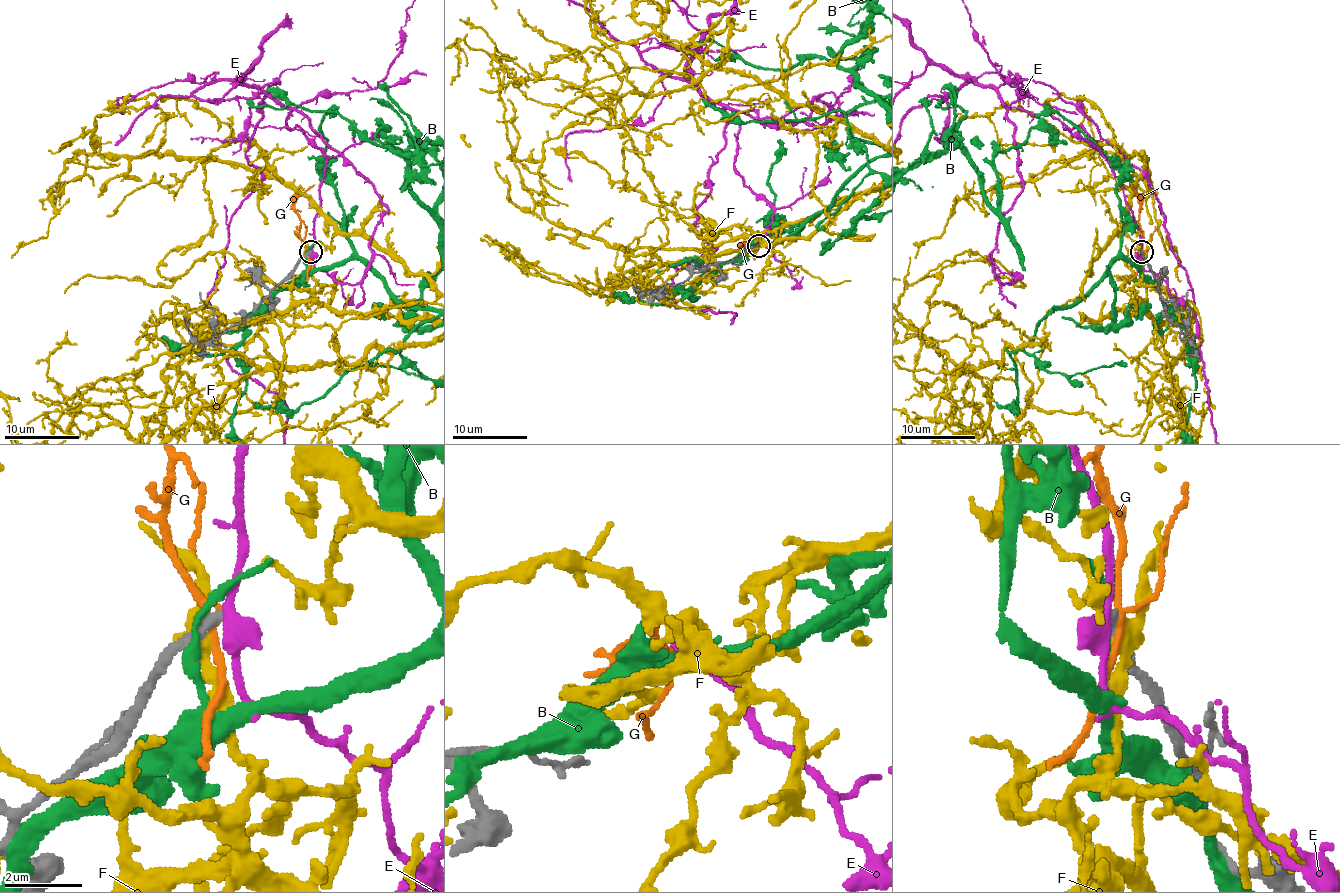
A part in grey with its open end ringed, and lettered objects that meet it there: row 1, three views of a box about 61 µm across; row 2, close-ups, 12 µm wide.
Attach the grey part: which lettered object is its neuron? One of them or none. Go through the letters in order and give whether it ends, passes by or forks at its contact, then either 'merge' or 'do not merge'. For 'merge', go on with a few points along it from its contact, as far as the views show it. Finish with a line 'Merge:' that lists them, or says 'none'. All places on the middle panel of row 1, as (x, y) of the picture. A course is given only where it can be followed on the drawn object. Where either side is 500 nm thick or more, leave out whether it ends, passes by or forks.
B: it passes by; do not merge
E: it forks there; do not merge
F: it passes by; do not merge
G: it forks there; do not merge
Merge: none

